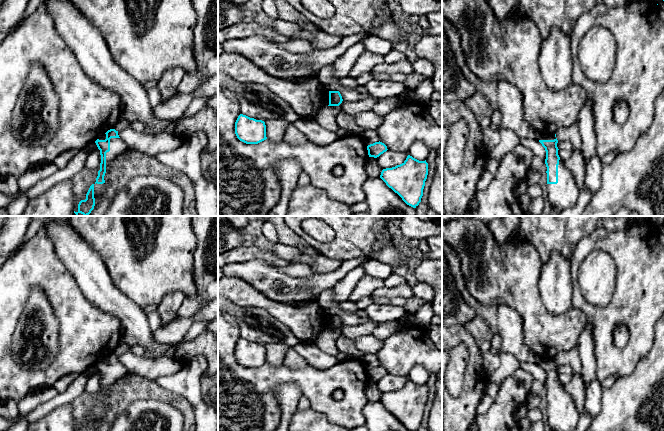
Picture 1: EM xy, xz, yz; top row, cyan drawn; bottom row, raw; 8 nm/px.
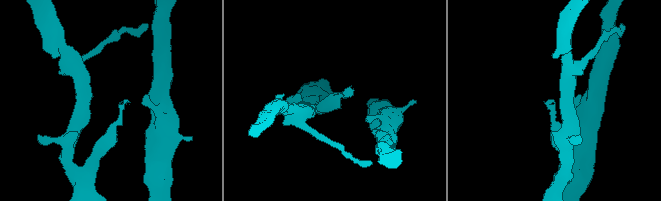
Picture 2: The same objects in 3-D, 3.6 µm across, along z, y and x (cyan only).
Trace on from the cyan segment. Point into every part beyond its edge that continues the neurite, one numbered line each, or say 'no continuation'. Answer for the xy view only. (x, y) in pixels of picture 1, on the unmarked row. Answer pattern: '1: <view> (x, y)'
1: xy (117, 370)

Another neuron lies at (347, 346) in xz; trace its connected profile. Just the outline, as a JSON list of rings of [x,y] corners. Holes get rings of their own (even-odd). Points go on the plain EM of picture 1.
[[[343,336],[338,337],[336,346],[339,352],[346,354],[349,358],[362,359],[366,354],[356,348],[354,339]]]

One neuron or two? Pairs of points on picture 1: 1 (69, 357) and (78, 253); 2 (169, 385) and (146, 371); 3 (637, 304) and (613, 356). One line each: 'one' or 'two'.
1: two
2: two
3: one

